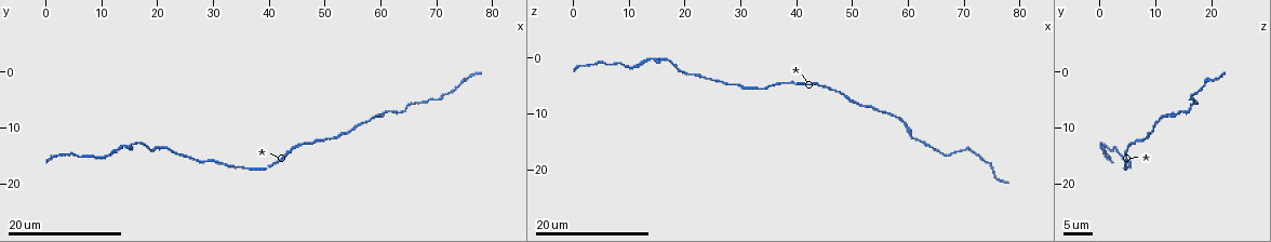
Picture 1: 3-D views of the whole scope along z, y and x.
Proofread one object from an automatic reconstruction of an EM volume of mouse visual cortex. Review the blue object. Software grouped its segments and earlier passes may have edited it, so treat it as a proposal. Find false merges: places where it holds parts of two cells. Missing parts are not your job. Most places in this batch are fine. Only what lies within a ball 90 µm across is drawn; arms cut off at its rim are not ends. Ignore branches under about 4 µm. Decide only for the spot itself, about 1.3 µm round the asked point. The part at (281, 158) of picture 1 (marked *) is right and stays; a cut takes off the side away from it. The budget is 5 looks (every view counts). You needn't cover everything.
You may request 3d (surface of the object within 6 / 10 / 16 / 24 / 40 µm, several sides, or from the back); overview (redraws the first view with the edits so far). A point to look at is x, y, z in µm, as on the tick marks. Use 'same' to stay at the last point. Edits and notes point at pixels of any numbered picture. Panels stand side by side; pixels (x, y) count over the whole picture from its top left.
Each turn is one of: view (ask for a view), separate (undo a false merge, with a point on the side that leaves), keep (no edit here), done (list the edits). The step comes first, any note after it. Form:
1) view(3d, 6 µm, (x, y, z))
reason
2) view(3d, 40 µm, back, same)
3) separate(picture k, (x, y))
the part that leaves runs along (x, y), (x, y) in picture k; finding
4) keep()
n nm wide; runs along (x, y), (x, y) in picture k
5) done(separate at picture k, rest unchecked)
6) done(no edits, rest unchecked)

view(3d, 16 µm, (46.5, 13.0, 6.0))
sudden change in width

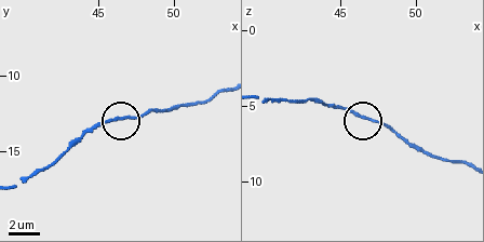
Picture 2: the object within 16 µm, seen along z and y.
view(3d, 10 µm, (46.2, 13.0, 5.6))

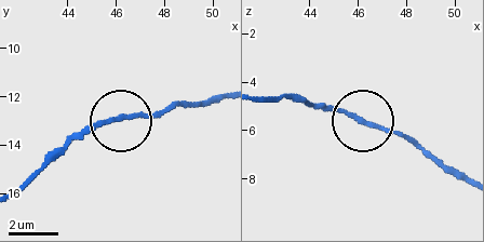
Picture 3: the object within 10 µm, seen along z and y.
keep()
runs along (266, 99), (332, 106), (429, 149) in picture 3; continuous, no second cell

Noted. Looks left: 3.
view(3d, 16 µm, (14.0, 13.0, 0.0))
a narrow waist

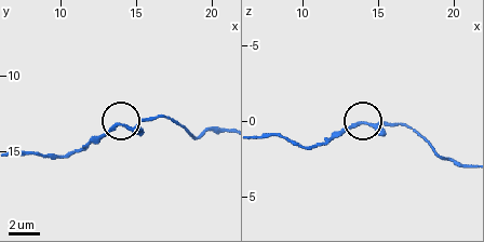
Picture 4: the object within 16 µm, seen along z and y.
view(3d, 10 µm, (13.8, 13.2, 0.2))

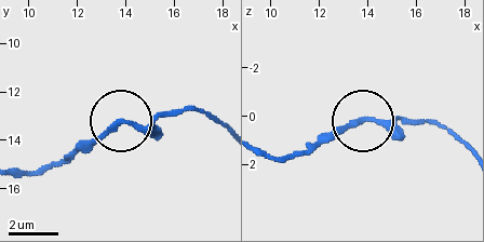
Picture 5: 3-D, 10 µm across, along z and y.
keep()
runs along (224, 126), (192, 108), (136, 126), (118, 120), (70, 161) in picture 5; one cell here

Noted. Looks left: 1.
done(no edits, rest unchecked)

